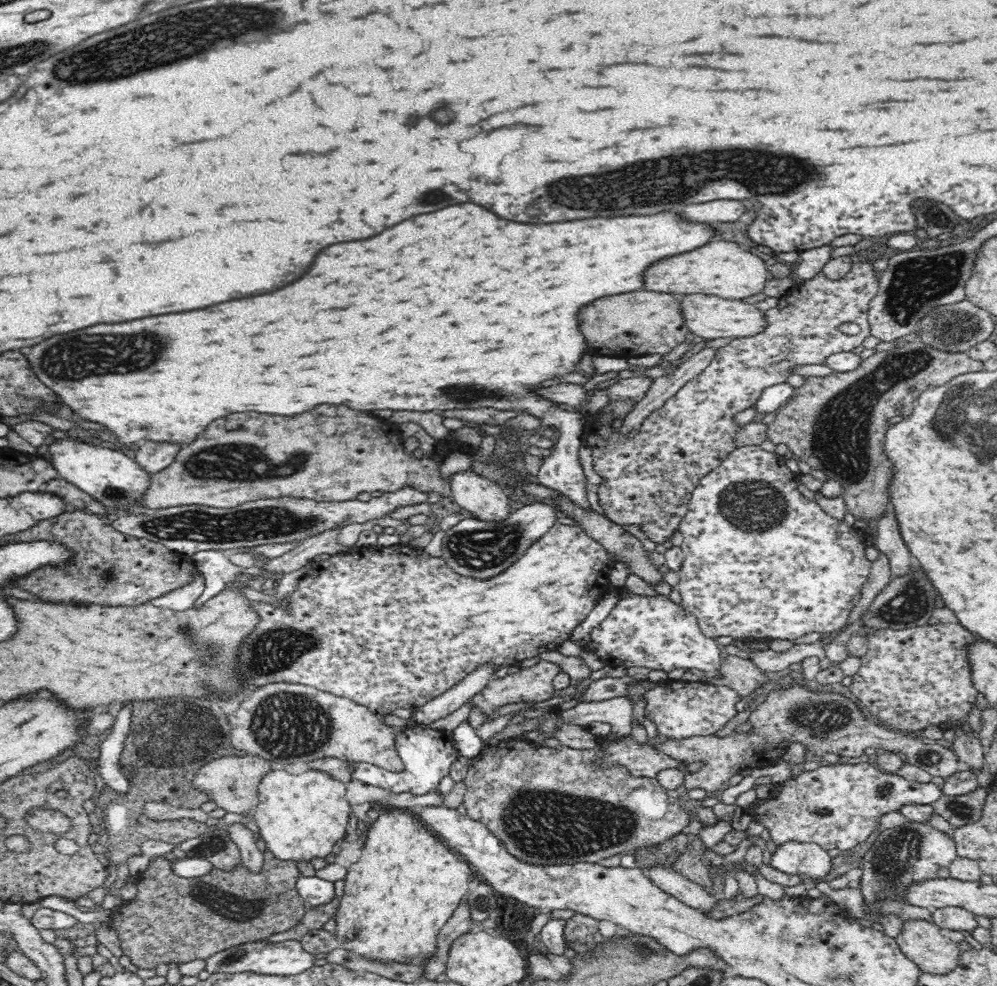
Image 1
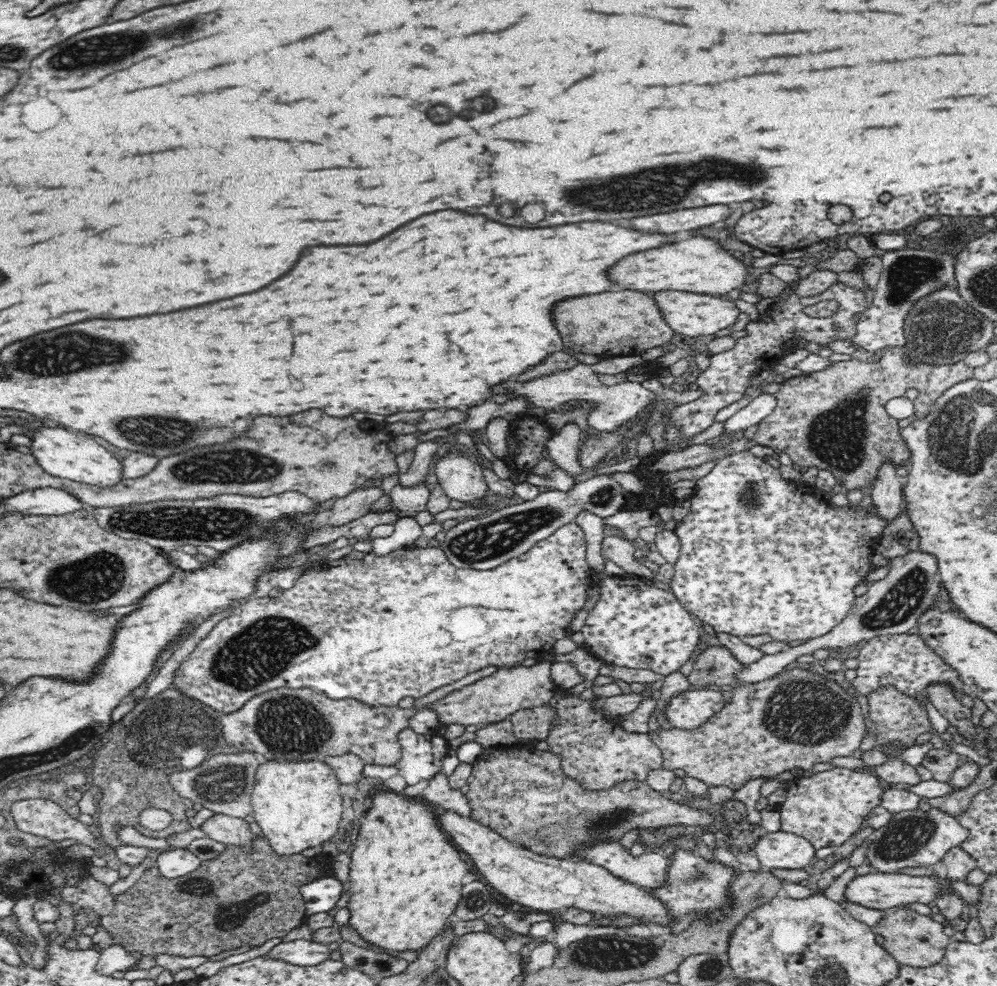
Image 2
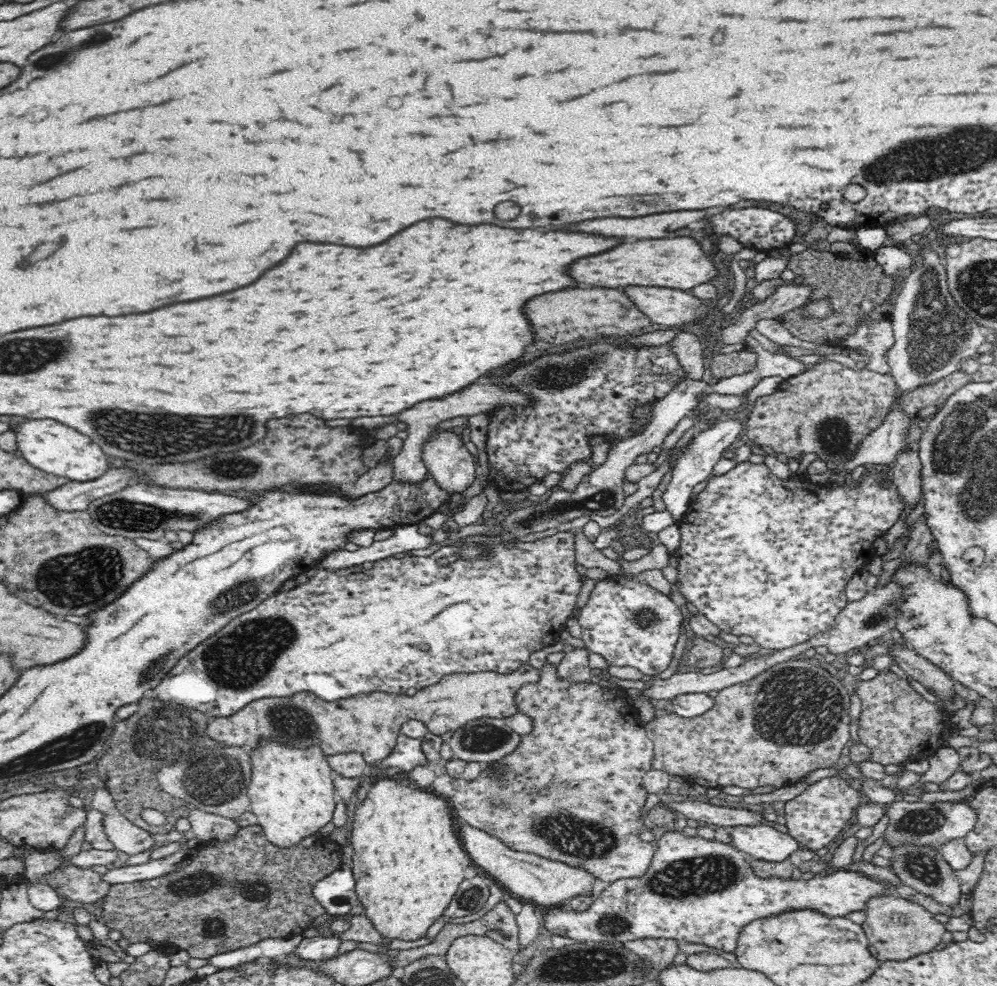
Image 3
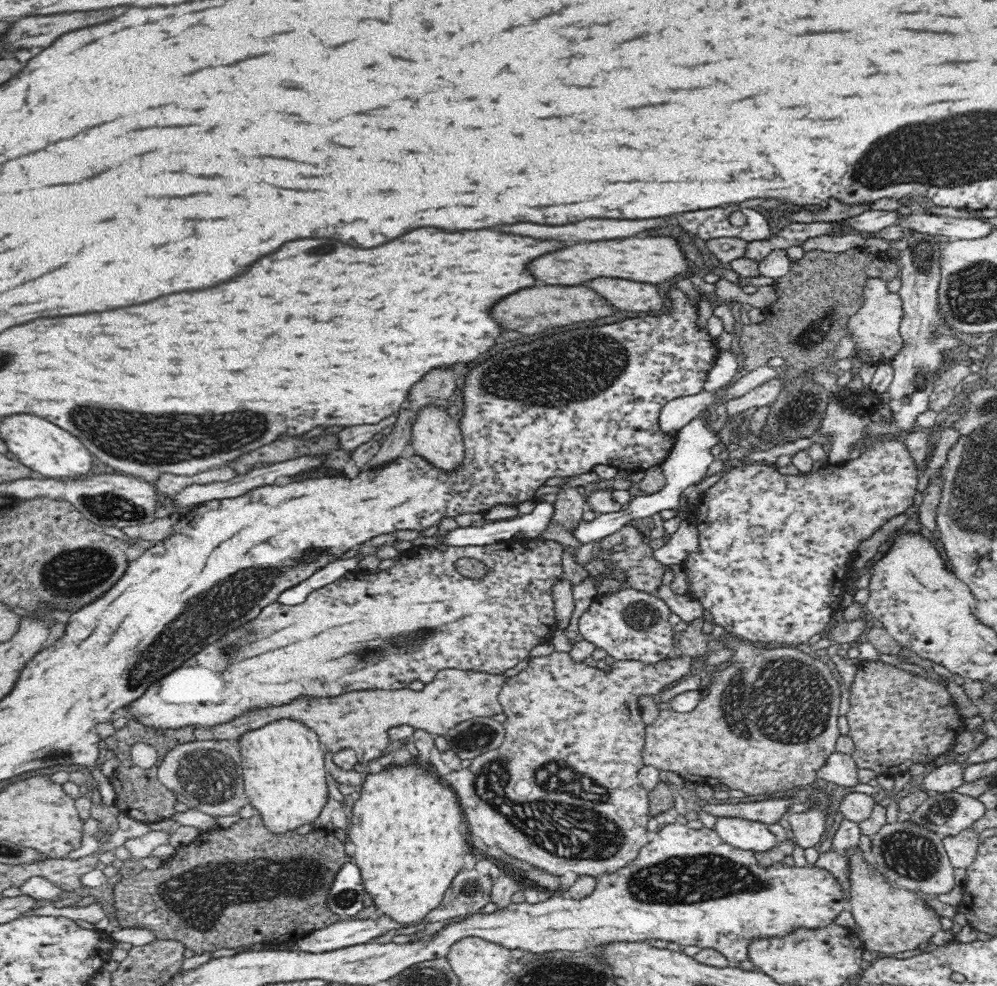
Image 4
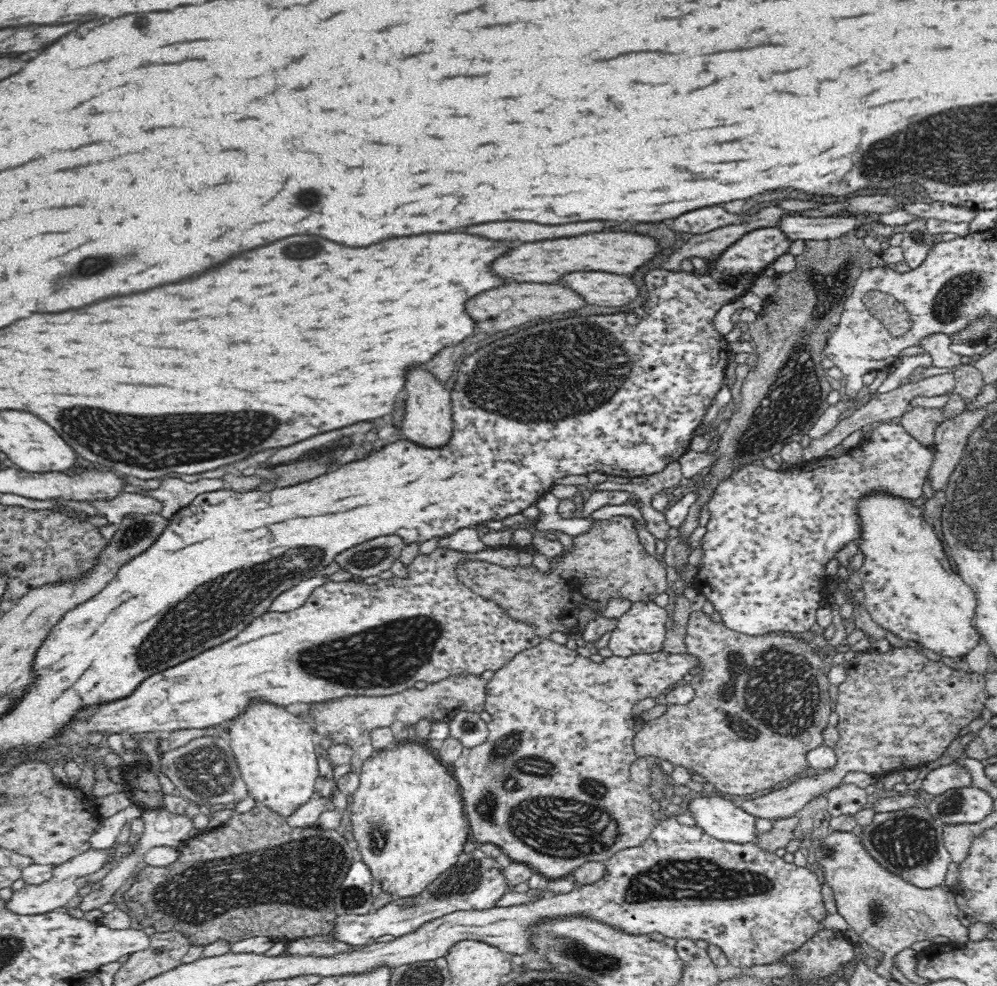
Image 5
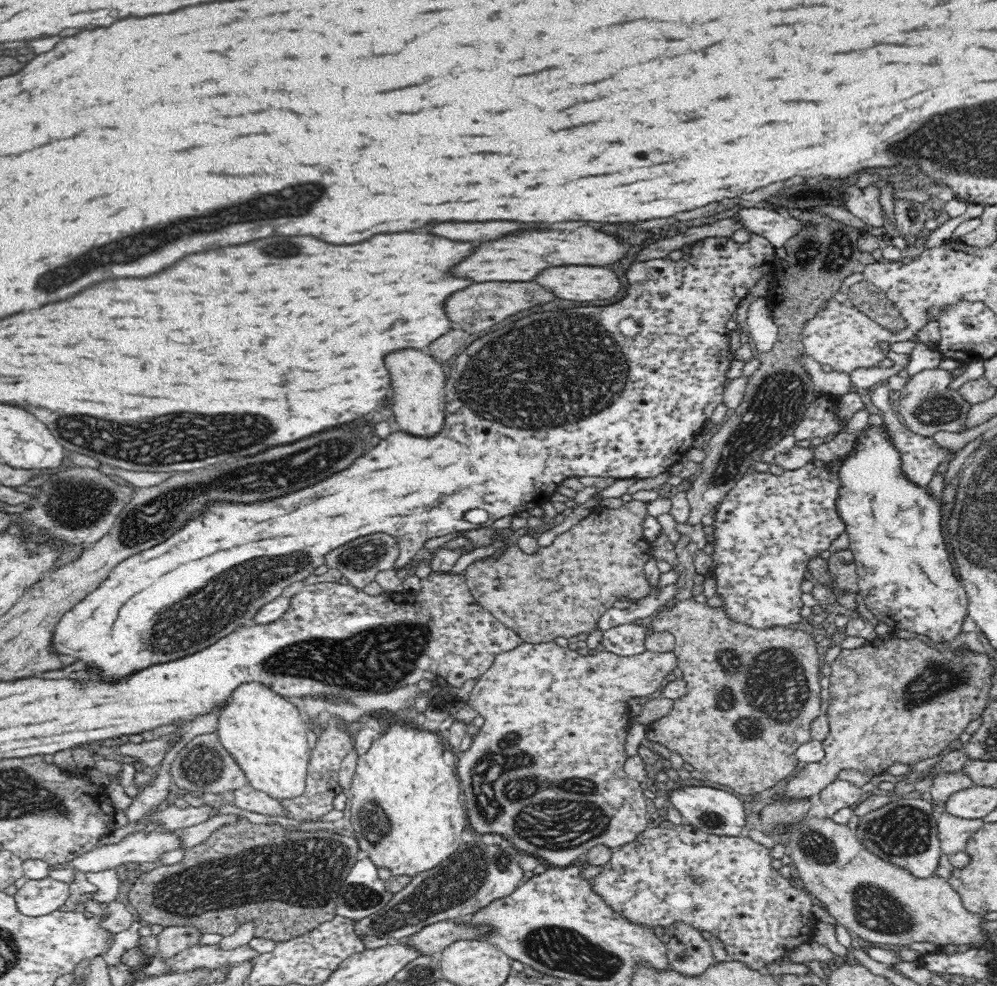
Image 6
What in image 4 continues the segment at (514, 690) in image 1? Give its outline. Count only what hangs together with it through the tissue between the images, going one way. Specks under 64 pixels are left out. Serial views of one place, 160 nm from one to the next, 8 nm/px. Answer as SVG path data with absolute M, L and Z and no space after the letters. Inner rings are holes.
M456 669L440 670L437 678L426 683L423 690L416 692L409 688L401 690L353 691L337 697L298 697L290 704L253 710L234 718L228 724L214 727L196 727L196 740L220 740L238 738L249 730L267 726L282 718L301 721L314 730L324 750L338 752L344 748L356 751L359 763L370 762L382 756L388 746L388 730L394 726L412 726L435 736L445 736L447 730L464 720L477 717L491 717L502 713L498 694L507 682L508 674L494 675L482 672Z

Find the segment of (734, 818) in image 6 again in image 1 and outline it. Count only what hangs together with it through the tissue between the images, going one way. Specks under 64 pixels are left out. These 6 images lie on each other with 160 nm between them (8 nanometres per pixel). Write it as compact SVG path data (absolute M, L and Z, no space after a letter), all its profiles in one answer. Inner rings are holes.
M790 840L777 845L769 864L786 874L804 874L816 879L830 872L831 857L826 851L815 842Z

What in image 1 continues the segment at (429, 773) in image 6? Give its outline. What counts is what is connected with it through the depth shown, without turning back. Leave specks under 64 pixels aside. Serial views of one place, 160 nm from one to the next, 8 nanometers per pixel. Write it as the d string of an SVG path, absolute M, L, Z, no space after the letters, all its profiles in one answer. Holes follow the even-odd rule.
M393 806L392 810L379 813L376 819L373 820L371 826L367 830L366 842L362 846L360 858L352 866L347 869L345 876L345 889L340 906L336 911L336 930L335 935L339 940L340 948L346 948L365 956L366 958L373 958L374 960L386 960L389 962L404 962L414 965L422 964L424 958L428 958L430 954L434 954L436 950L436 942L438 933L448 922L452 913L462 903L462 898L468 894L468 884L470 879L475 876L469 863L467 863L460 855L452 851L438 836L430 832L430 829L419 818L414 818L409 810L396 808Z

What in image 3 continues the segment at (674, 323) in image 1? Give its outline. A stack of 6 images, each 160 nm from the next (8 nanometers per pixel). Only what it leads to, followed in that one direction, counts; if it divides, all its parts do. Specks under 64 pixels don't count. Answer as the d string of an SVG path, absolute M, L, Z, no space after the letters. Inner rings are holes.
M570 288L550 292L530 298L524 308L524 316L528 318L532 332L550 344L564 344L580 338L589 341L609 337L627 339L642 334L642 330L650 326L650 319L619 288Z

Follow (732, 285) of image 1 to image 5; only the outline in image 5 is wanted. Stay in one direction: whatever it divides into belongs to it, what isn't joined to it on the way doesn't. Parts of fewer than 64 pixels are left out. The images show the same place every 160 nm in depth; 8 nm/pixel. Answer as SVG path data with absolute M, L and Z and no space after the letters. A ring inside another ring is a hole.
M592 232L592 234L580 234L570 238L556 238L556 240L542 240L542 242L526 242L512 250L508 250L504 256L496 258L496 262L490 264L490 270L506 280L516 282L556 282L568 272L576 270L602 270L612 274L634 274L640 266L644 266L648 260L652 260L660 252L658 244L650 236L642 234L628 234L628 232Z

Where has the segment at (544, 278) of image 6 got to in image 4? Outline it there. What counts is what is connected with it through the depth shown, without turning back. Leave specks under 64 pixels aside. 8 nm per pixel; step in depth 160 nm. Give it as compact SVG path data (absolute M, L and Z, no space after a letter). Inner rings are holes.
M608 277L596 278L583 284L598 293L616 310L632 310L648 314L664 310L664 298L654 284Z

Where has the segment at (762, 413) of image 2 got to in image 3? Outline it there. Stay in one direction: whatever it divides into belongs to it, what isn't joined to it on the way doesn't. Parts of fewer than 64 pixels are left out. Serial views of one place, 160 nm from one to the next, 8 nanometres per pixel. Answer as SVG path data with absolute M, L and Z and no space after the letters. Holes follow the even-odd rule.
M726 416L718 421L712 428L700 431L690 442L684 446L672 446L665 456L661 456L669 463L671 472L670 483L666 486L661 498L666 504L668 513L674 517L676 522L680 523L681 518L688 512L690 496L692 496L692 488L706 480L712 474L712 468L716 466L716 462L722 458L722 452L733 444L736 436L744 431L745 421L742 417Z

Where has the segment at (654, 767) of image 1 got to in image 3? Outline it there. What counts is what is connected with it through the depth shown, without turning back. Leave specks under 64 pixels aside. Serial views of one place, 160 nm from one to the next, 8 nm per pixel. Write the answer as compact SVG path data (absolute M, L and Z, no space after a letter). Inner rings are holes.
M547 661L542 668L538 669L538 673L539 680L537 682L524 684L514 695L514 705L518 707L517 713L524 714L532 720L532 730L528 734L520 734L520 742L510 754L498 758L495 762L483 764L482 770L475 779L454 778L447 773L445 761L439 756L440 747L444 741L440 736L429 732L419 738L420 749L426 756L425 765L436 773L435 782L431 785L430 791L447 800L457 824L472 826L475 829L498 837L504 845L510 847L510 850L530 853L548 860L562 862L571 867L578 867L578 869L584 869L588 873L592 873L595 879L609 883L621 878L642 876L646 872L646 868L650 866L650 860L652 860L652 854L654 854L652 843L640 838L641 831L644 828L644 813L642 811L648 796L647 791L643 787L643 776L651 769L654 745L649 739L644 724L640 721L637 708L632 702L629 702L626 690L622 687L618 689L605 688L600 686L600 684L593 684L590 680L574 682L560 679L558 677L558 665L549 664Z

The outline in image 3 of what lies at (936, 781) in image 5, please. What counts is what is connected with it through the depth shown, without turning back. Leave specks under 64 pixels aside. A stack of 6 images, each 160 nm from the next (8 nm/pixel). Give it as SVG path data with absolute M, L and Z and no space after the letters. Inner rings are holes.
M951 744L941 747L929 756L929 769L921 776L921 784L934 783L942 785L956 772L961 770L962 761Z

